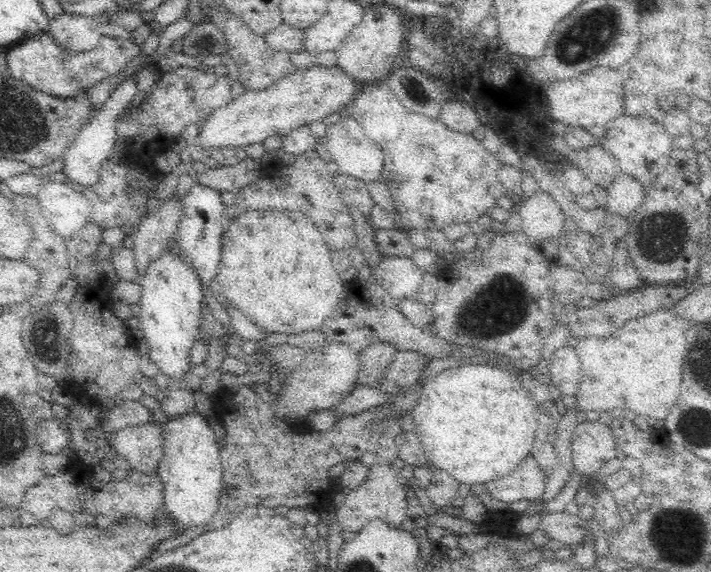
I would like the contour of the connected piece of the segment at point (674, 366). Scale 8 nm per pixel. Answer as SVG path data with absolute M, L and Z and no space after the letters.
M674 306L639 317L628 320L622 328L608 337L585 335L573 342L572 346L578 353L582 369L582 380L578 384L578 393L574 395L576 405L573 409L576 412L600 413L621 408L626 412L633 411L636 416L652 422L652 418L666 418L668 410L676 404L678 388L682 382L682 362L687 352L685 333L692 323L689 318L678 315Z

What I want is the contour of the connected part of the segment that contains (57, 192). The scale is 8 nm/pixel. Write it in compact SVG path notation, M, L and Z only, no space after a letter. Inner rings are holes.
M46 182L36 198L42 216L64 238L80 231L91 220L92 205L83 191L69 182Z

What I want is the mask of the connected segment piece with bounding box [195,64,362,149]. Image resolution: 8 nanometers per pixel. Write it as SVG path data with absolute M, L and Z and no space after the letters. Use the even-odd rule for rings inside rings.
M315 64L312 68L296 69L296 72L286 75L284 78L273 82L268 88L253 91L245 89L242 95L233 99L224 106L215 108L206 120L202 121L200 132L195 142L202 147L242 147L261 143L272 135L286 135L301 126L308 126L312 122L322 121L332 113L338 113L340 108L346 106L361 87L361 83L354 77L344 73L338 66L326 68Z

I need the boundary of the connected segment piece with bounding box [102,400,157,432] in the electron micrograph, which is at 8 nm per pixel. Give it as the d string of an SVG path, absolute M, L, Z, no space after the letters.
M126 400L122 402L120 406L112 408L108 412L108 418L104 420L104 430L117 431L128 425L143 425L151 422L157 418L157 414L150 411L141 402L132 402L132 400Z

